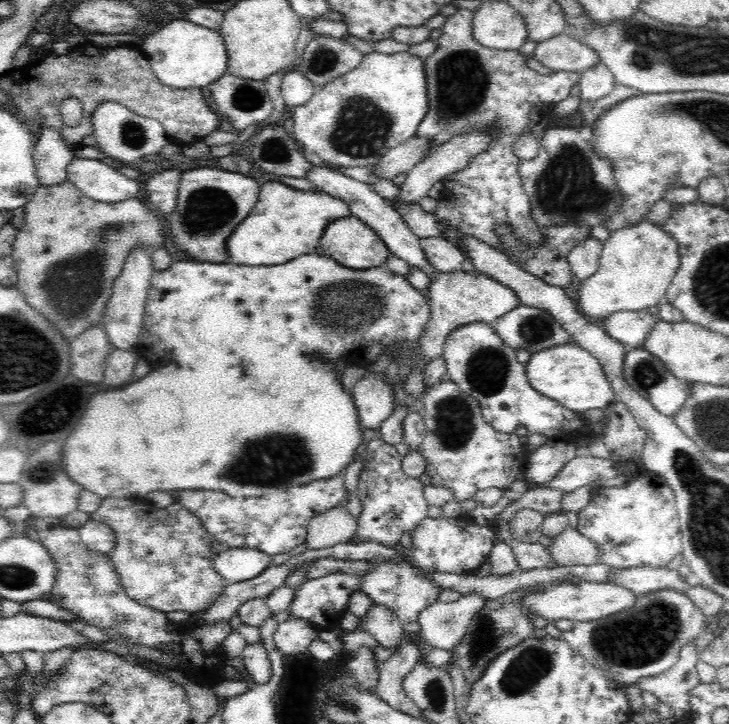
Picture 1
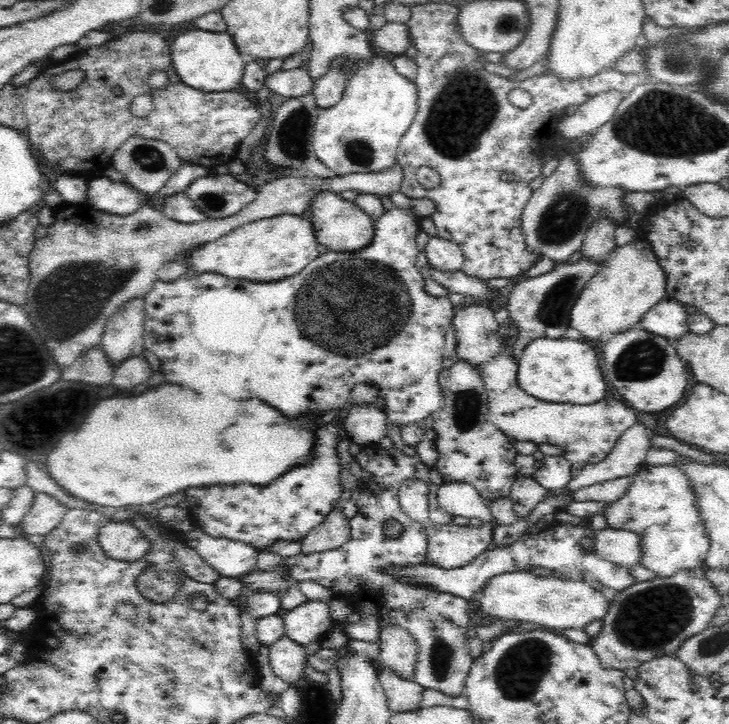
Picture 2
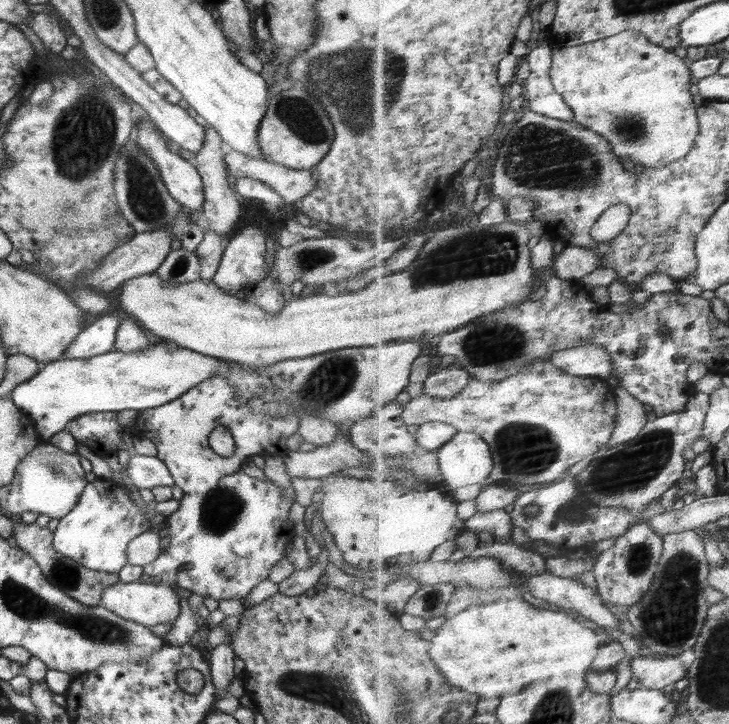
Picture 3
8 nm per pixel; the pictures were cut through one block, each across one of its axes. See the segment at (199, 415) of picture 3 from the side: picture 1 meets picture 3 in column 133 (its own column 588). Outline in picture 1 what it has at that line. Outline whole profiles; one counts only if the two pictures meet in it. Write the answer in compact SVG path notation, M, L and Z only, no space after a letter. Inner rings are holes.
M473 323L456 328L448 336L442 356L446 361L447 379L458 384L464 395L472 396L480 403L481 415L496 432L512 434L524 426L528 434L544 434L550 439L574 443L593 433L592 425L582 414L568 411L560 402L540 395L532 388L514 348L498 337L492 325Z

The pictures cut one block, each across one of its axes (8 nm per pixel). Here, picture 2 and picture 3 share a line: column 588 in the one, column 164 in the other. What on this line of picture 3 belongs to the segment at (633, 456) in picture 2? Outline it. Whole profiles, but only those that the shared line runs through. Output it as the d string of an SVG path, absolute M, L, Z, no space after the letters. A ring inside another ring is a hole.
M131 454L126 471L132 485L138 488L174 485L170 472L158 457Z

